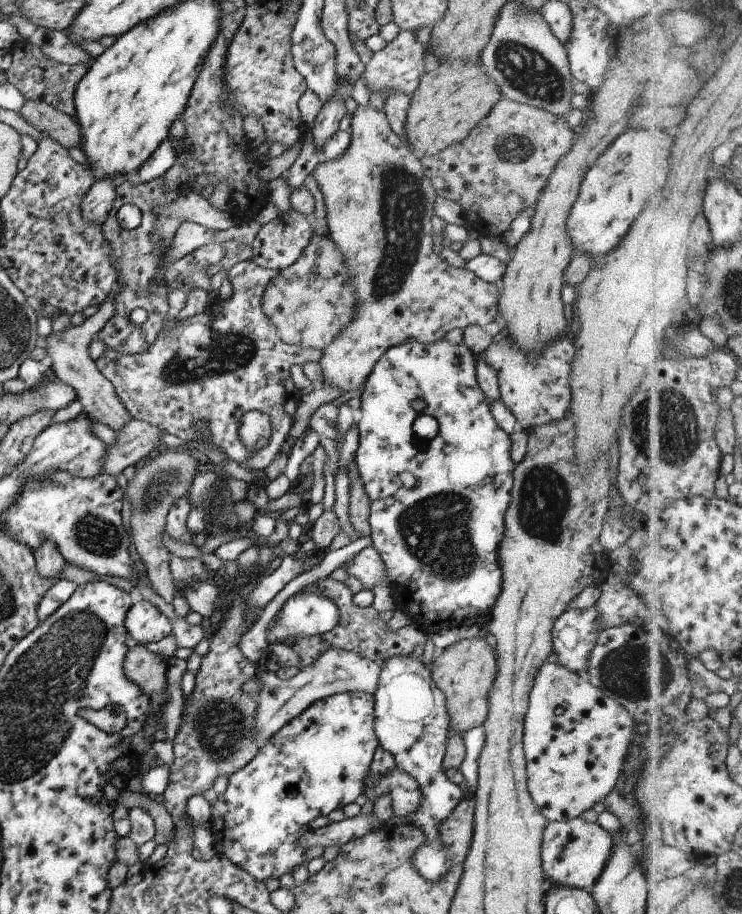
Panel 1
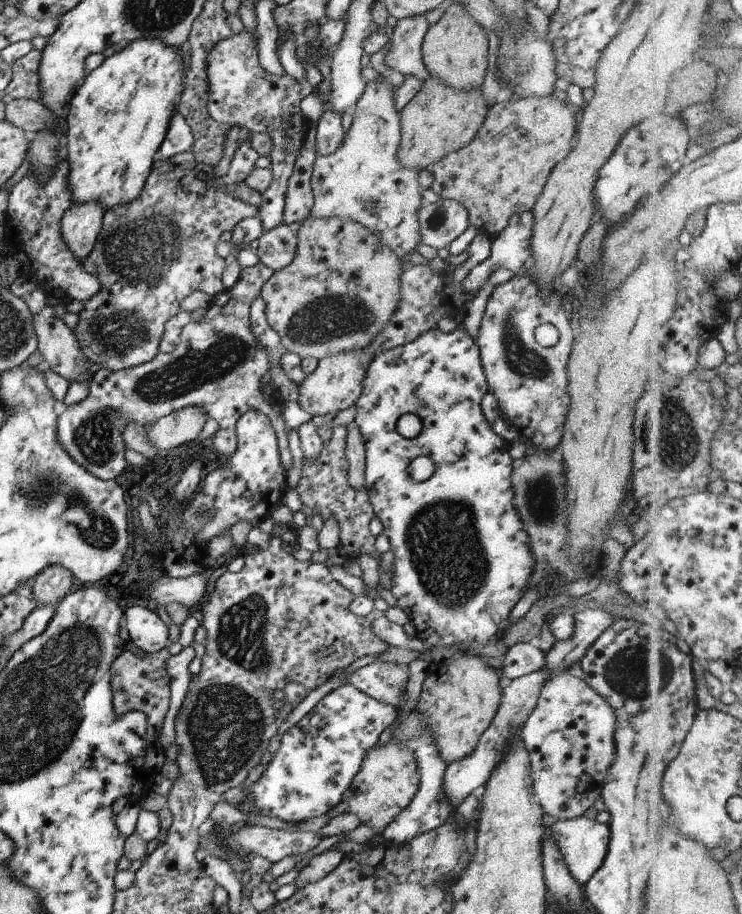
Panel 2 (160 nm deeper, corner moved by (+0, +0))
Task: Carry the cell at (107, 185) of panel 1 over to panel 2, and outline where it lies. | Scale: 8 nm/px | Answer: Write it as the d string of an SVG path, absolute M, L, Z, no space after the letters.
M88 202L71 206L63 213L60 220L61 240L77 260L83 261L93 250L104 212L99 203Z

